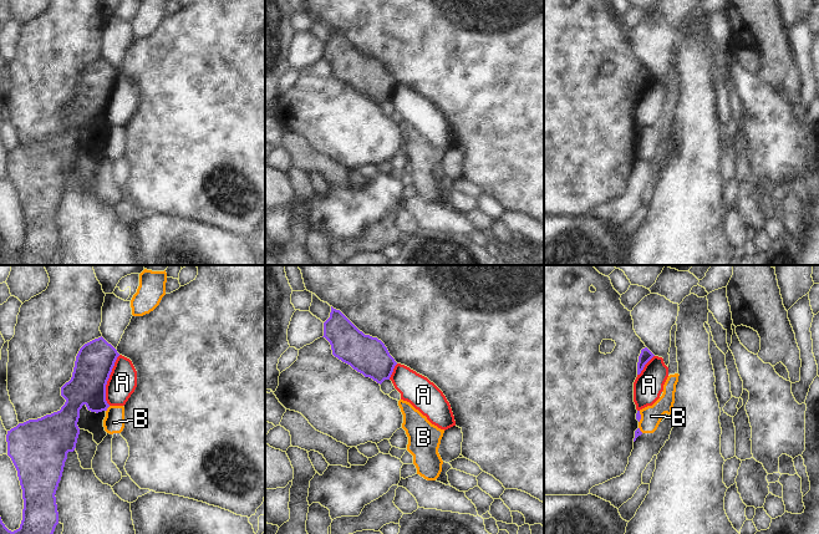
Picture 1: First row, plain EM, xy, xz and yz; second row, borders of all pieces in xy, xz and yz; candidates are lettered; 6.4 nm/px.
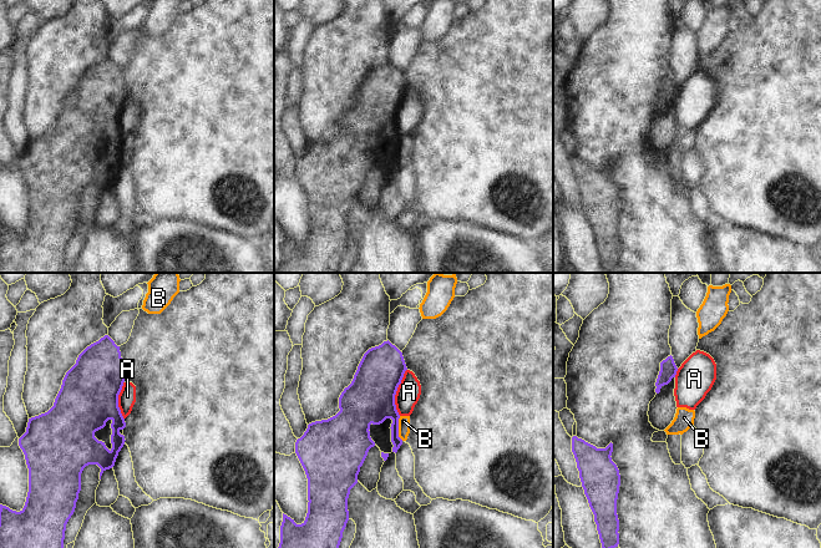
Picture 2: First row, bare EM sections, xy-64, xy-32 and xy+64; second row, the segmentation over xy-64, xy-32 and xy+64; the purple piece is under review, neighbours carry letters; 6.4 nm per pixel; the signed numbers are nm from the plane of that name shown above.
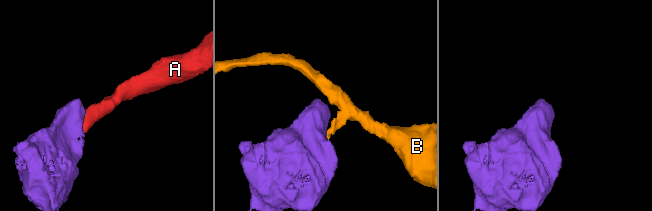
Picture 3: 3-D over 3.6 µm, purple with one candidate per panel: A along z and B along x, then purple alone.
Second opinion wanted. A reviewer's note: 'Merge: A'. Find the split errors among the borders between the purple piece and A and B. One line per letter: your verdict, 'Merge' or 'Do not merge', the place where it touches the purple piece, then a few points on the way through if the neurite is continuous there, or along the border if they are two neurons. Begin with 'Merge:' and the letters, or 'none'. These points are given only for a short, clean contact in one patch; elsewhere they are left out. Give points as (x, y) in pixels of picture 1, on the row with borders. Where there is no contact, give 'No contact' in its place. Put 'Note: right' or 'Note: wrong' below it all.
Merge: none
A: Do not merge. Touches purple at xy (107, 380). Boundary: xy (120, 355), (106, 385), (106, 402), (108, 405)
B: Do not merge. Touches purple at xy (107, 407). Boundary: xy (110, 406), (106, 411)
Note: wrong

